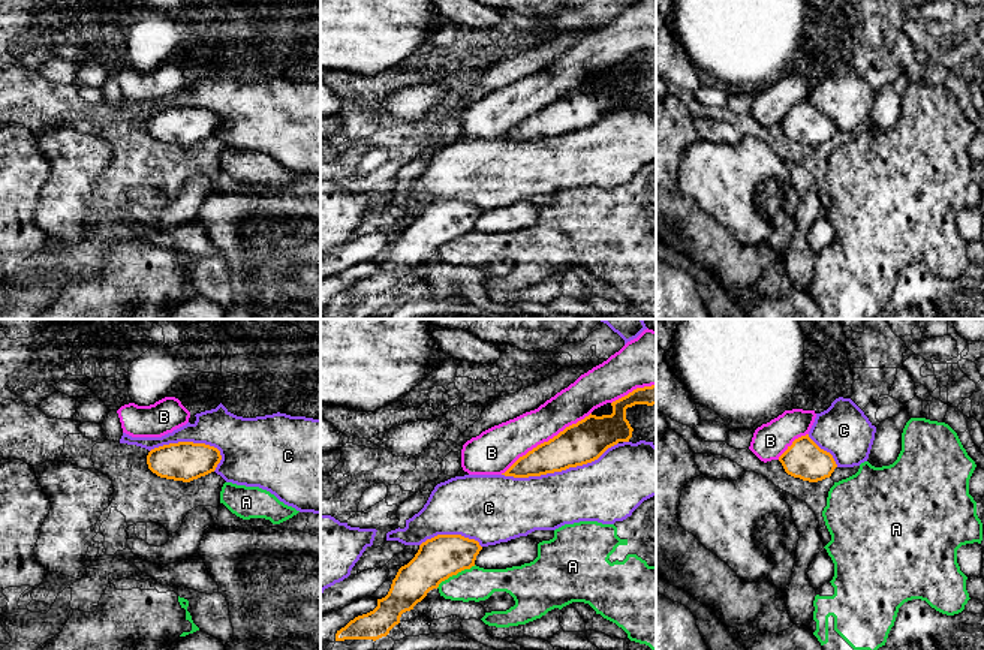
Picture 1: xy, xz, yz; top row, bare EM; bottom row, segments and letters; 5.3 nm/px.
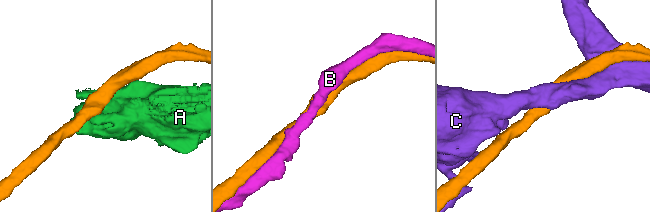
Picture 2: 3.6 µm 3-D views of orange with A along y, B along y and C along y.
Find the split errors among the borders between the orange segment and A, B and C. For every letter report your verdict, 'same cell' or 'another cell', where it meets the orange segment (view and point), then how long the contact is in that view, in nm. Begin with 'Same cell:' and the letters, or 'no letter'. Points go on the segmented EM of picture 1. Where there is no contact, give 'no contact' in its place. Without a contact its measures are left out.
Same cell: no letter
A: another cell | xz (456, 574) | 240 nm
B: another cell | xz (545, 442) | 600 nm
C: another cell | xz (559, 471) | 650 nm

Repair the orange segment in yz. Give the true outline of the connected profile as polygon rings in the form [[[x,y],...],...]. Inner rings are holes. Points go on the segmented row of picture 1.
[[[809,434],[795,439],[779,461],[788,475],[809,482],[830,478],[837,467],[833,455],[821,449]]]

